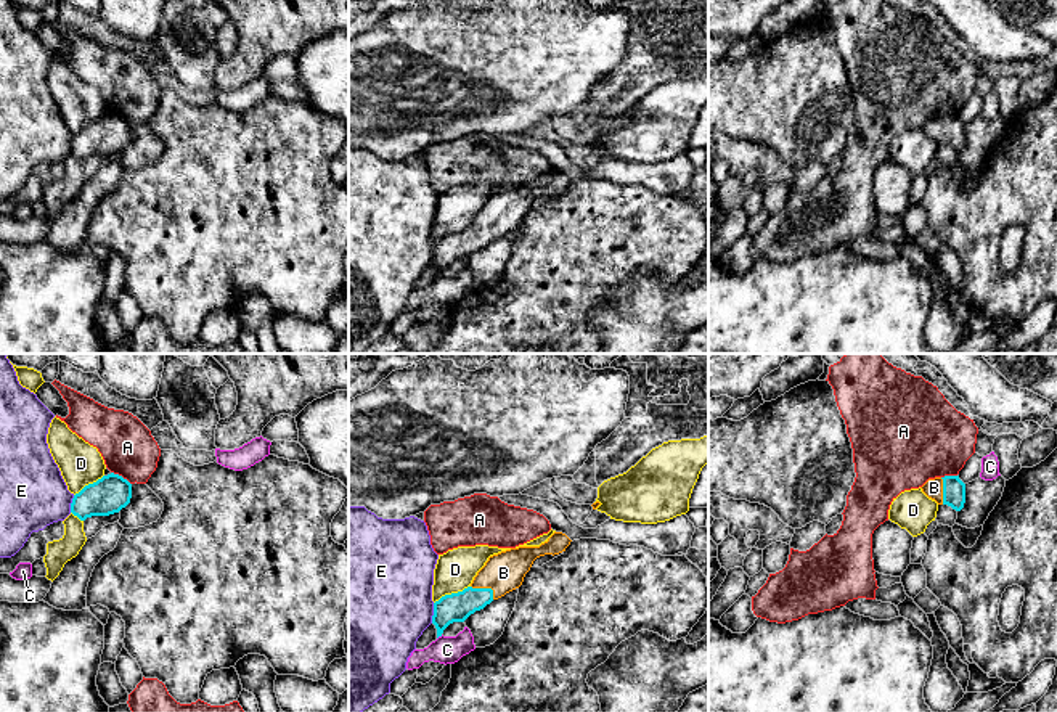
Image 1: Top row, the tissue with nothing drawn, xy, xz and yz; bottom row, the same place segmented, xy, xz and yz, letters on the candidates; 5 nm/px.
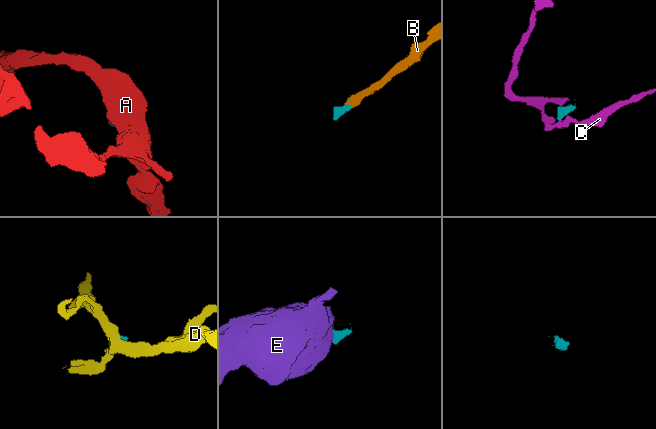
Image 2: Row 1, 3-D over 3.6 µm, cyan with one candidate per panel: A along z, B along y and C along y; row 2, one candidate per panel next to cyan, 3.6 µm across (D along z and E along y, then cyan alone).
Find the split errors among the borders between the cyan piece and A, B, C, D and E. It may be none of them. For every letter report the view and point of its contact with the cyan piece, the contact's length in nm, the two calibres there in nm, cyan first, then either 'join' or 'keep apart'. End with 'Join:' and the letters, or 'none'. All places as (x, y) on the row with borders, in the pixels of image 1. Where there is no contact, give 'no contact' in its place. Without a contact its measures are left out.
A: xy (121, 476) | 120 nm | 190/280 nm | keep apart
B: xz (485, 589) | 140 nm | 140/200 nm | join
C: xz (439, 635) | 40 nm | 140/140 nm | keep apart
D: xz (452, 593) | 200 nm | 140/200 nm | keep apart
E: xz (434, 613) | 110 nm | 140/460 nm | keep apart
Join: B

